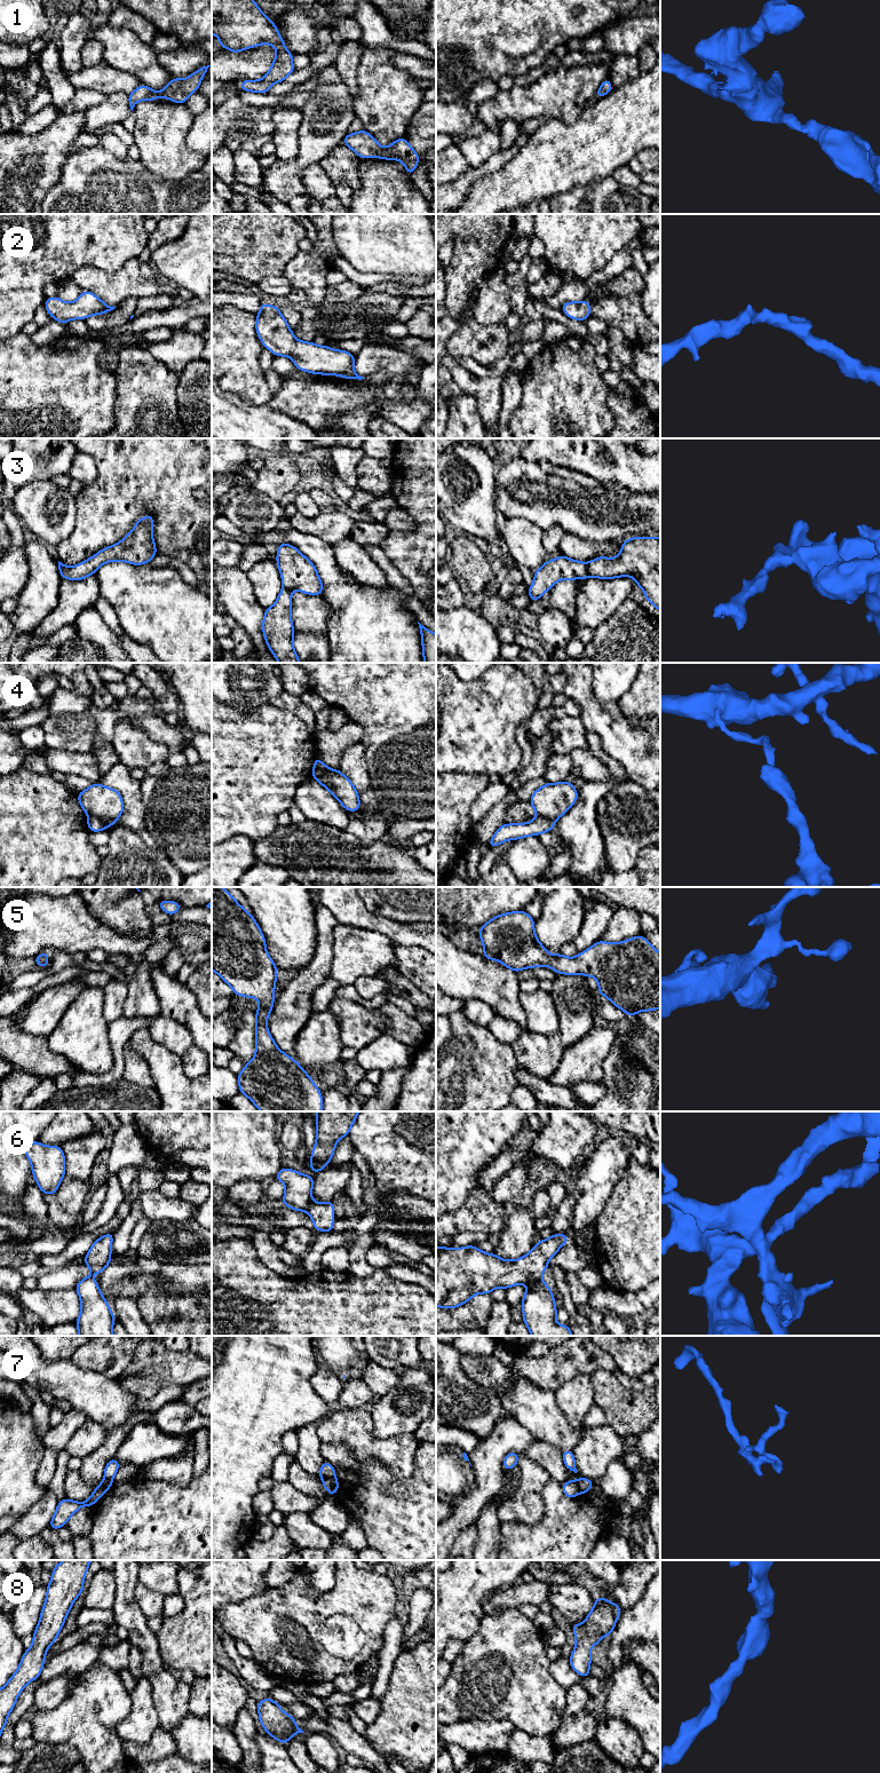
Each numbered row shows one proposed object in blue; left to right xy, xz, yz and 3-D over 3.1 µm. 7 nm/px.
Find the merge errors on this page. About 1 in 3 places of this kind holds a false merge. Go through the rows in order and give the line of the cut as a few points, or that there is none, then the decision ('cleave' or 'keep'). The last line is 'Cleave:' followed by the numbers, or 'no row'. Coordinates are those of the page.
1: no cut; keep
2: no cut; keep
3: cut in yz along (586, 563), (586, 570), (589, 575); cleave
4: cut in xy along (88, 816), (100, 818), (108, 826); cleave
5: no cut; keep
6: no cut; keep
7: cut in xz along (334, 1475), (322, 1480); cleave
8: no cut; keep
Cleave: 3, 4, 7

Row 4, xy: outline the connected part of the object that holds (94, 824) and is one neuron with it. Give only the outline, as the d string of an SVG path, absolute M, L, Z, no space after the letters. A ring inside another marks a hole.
M88 817L87 826L90 832L98 832L109 829L109 826L104 822L95 817Z

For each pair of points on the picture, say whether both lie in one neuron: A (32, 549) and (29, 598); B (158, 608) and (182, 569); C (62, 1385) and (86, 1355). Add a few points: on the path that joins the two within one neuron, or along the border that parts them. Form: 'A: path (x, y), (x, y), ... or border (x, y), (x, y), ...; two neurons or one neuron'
A: path (37, 561), (37, 586); one neuron
B: border (168, 564), (183, 579), (192, 583); two neurons
C: border (70, 1359), (76, 1364), (98, 1371), (102, 1375); two neurons

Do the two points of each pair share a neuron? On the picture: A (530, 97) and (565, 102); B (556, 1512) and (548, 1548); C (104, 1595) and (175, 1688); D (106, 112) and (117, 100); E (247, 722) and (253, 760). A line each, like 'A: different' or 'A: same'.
A: same
B: same
C: different
D: same
E: same

